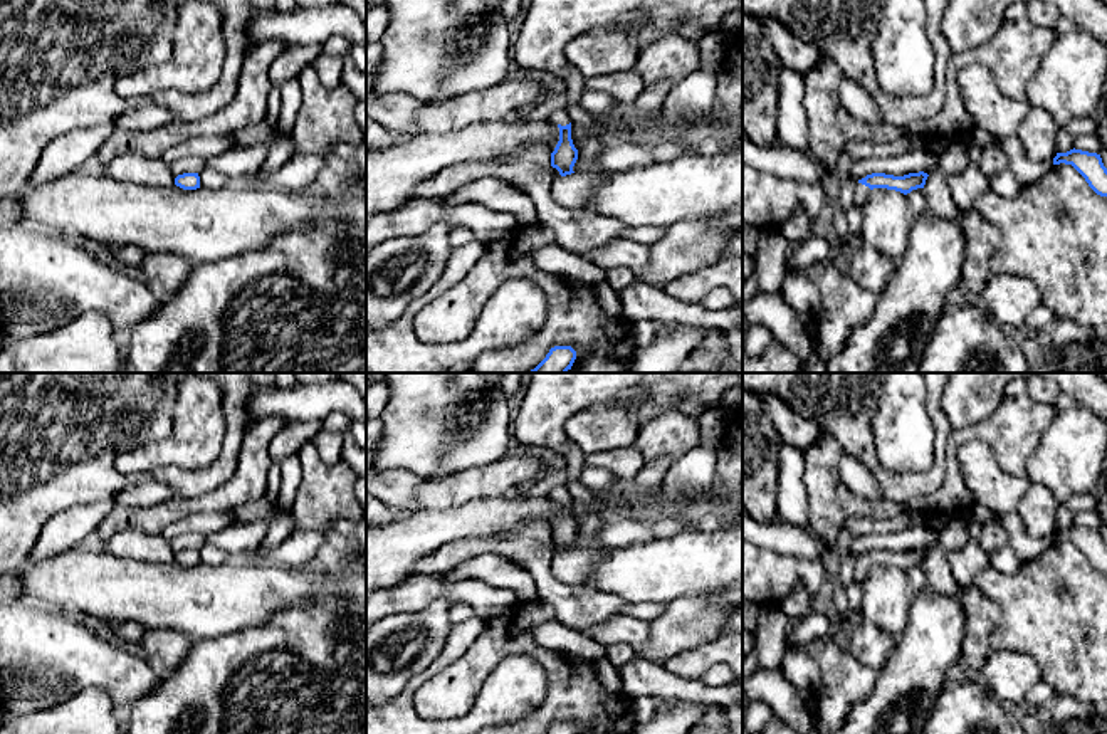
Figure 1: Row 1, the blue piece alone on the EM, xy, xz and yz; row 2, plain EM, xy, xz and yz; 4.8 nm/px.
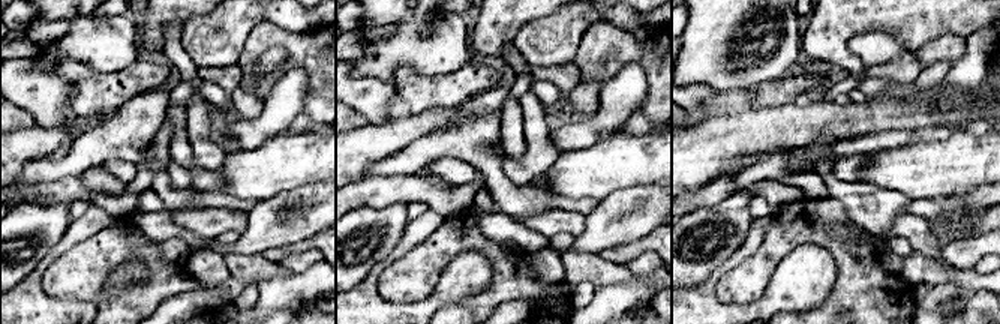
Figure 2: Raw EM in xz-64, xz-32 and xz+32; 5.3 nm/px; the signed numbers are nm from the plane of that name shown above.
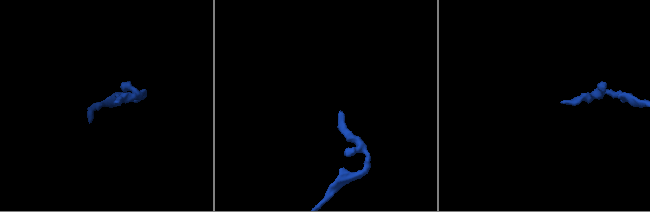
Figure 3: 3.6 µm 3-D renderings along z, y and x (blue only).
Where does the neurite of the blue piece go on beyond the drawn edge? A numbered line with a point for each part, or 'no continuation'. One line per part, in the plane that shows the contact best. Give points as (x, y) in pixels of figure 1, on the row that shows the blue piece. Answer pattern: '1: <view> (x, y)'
1: xz (560, 116)

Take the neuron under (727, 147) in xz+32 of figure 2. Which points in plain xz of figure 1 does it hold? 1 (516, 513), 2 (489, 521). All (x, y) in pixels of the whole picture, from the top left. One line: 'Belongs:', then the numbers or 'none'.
Belongs: 1, 2

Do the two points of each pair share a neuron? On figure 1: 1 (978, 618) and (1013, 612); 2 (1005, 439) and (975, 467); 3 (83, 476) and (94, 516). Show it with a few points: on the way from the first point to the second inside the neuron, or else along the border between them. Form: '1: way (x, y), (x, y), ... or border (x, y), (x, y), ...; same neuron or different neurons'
1: border (975, 585), (998, 608), (990, 649); different neurons
2: border (956, 452), (983, 440), (1005, 471), (1022, 476); different neurons
3: border (111, 498), (101, 503), (76, 504), (52, 514); different neurons

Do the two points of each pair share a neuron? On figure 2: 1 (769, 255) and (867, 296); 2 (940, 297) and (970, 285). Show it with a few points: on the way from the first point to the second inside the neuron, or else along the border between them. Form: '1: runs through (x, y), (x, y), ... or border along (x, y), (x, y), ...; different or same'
1: runs through (798, 234), (819, 234), (853, 267); same
2: border along (930, 285), (952, 282), (960, 284), (969, 293); different

